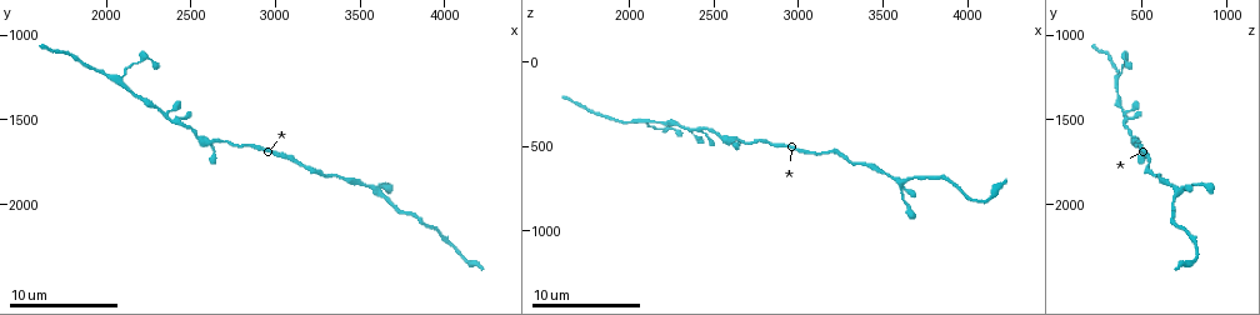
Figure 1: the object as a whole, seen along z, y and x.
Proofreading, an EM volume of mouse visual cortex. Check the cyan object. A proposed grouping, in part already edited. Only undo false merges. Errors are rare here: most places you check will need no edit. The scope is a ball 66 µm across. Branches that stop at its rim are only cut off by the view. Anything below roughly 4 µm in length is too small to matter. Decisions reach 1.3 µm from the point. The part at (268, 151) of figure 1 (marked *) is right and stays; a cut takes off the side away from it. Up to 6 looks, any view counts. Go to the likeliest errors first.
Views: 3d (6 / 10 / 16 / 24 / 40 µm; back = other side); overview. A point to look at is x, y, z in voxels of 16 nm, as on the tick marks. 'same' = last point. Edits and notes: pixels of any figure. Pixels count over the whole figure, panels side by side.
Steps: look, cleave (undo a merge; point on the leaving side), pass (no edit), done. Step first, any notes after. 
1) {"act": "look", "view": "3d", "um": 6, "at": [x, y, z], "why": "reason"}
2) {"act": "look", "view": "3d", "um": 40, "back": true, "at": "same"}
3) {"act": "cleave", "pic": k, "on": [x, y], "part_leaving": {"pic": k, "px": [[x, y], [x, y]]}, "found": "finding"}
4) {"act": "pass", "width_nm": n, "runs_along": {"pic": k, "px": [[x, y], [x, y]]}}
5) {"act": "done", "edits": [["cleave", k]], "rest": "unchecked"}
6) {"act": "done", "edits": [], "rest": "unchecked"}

{"act": "look", "view": "3d", "um": 6, "at": [3620, 1920, 740], "why": "looks like a crossing"}

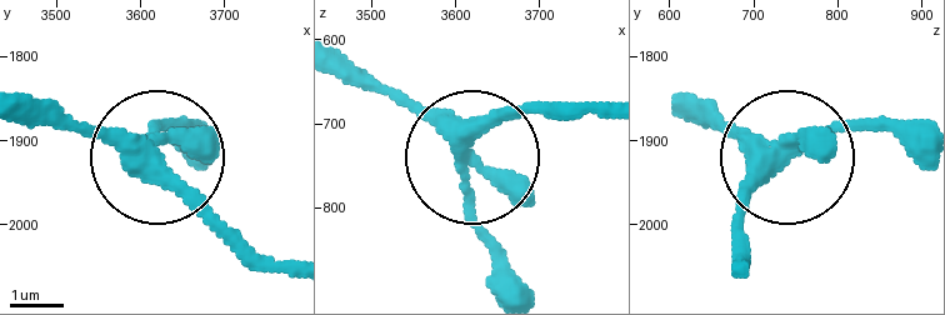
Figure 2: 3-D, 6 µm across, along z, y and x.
{"act": "pass", "runs_along": {"pic": 2, "px": [[348, 58], [464, 160], [495, 290]]}, "found": "continuous, no second cell"}

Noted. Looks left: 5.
{"act": "look", "view": "3d", "um": 10, "at": [2080, 1240, 360], "why": "a fork"}

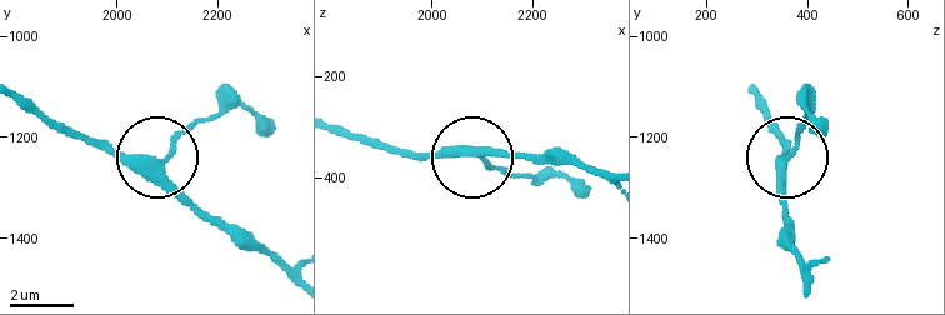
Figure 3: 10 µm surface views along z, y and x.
{"act": "look", "view": "3d", "um": 10, "back": true, "at": [2085, 1245, 350]}

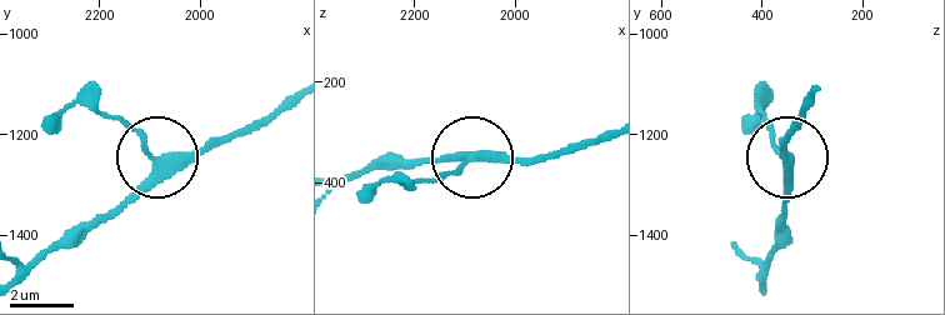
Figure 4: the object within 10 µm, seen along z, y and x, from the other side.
{"act": "pass", "runs_along": {"pic": 4, "px": [[23, 276], [103, 220], [154, 164], [135, 134], [90, 101]]}, "found": "all the same cell"}

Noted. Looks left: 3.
{"act": "look", "view": "3d", "um": 16, "at": [2640, 1640, 460], "why": "sudden change in width"}

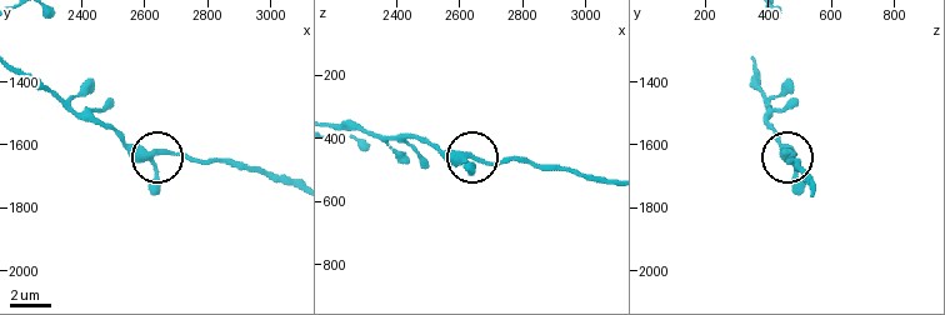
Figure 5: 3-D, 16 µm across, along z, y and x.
{"act": "pass", "width_nm": 230, "runs_along": {"pic": 5, "px": [[256, 173], [173, 153], [141, 153], [103, 128]]}, "found": "all the same cell"}

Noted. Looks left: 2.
{"act": "done", "edits": [], "rest": "unchecked"}

